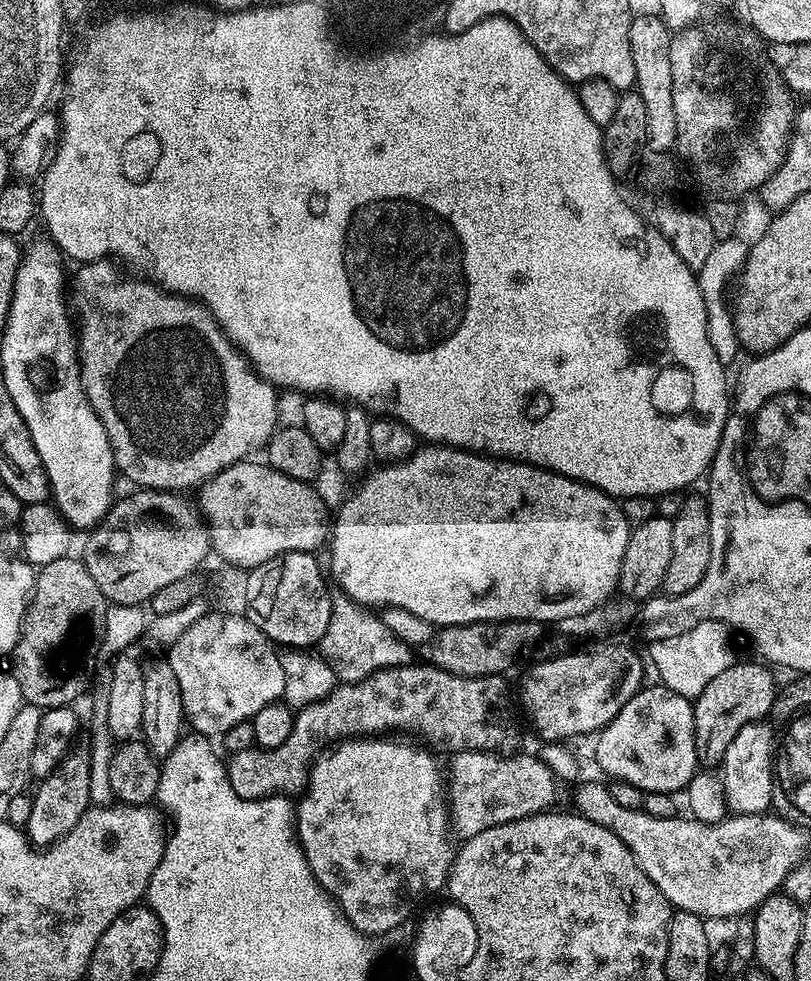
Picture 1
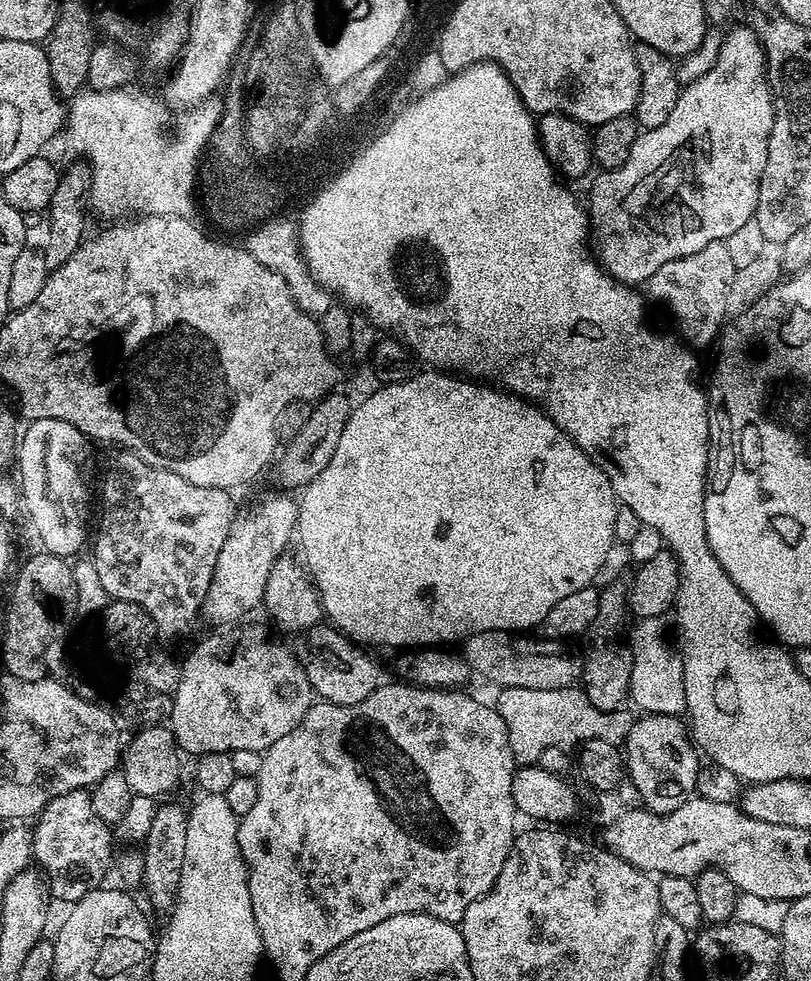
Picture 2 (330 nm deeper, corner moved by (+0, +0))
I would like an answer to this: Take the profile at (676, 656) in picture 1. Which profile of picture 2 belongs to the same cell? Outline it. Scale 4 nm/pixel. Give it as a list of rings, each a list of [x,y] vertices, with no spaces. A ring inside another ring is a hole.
[[[646,616],[639,621],[640,624],[632,632],[632,648],[630,644],[630,655],[632,658],[632,680],[628,684],[631,703],[636,703],[641,713],[644,714],[666,714],[667,716],[677,716],[687,709],[686,702],[686,678],[684,677],[684,663],[679,651],[668,645],[668,640],[664,637],[663,619]]]

